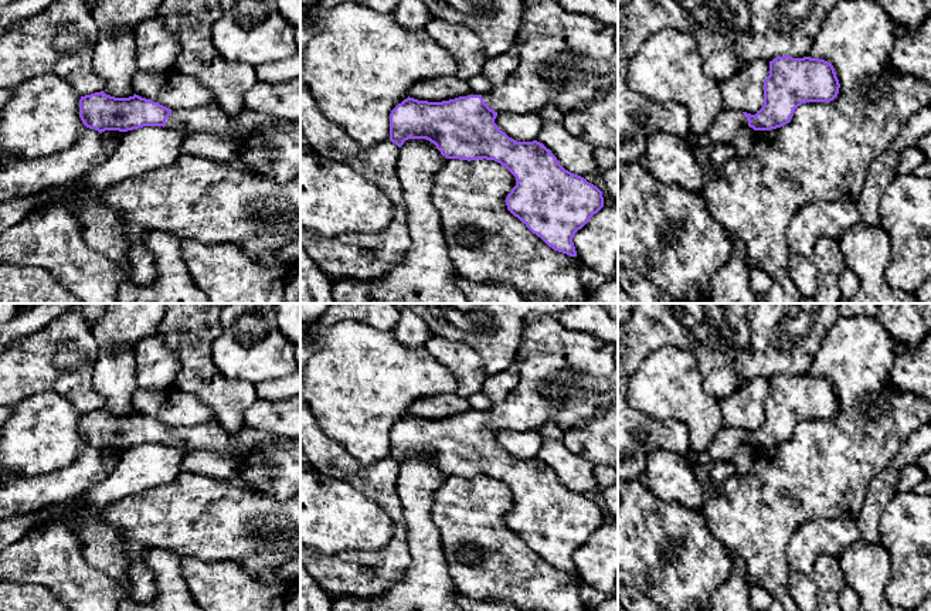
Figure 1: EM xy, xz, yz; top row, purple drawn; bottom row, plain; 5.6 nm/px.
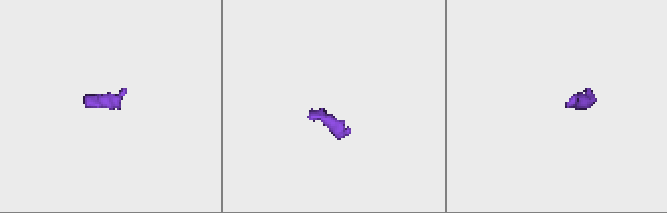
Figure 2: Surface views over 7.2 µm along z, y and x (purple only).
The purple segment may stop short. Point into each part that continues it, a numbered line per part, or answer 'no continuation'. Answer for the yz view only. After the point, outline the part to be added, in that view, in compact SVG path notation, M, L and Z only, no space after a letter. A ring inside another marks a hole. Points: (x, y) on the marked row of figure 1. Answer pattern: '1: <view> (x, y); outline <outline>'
1: yz (727, 122); outline M721 111L714 119L711 128L704 135L694 135L690 130L684 140L693 150L707 150L714 145L728 146L731 138L743 126L748 126L748 120L743 111Z

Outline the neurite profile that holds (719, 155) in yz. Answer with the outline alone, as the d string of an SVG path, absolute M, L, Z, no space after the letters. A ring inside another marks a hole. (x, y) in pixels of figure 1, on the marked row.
M714 145L710 149L707 149L709 159L716 170L718 173L724 163L730 159L728 146L726 145Z

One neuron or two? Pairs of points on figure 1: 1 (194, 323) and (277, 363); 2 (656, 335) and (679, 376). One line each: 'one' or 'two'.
1: two
2: two

